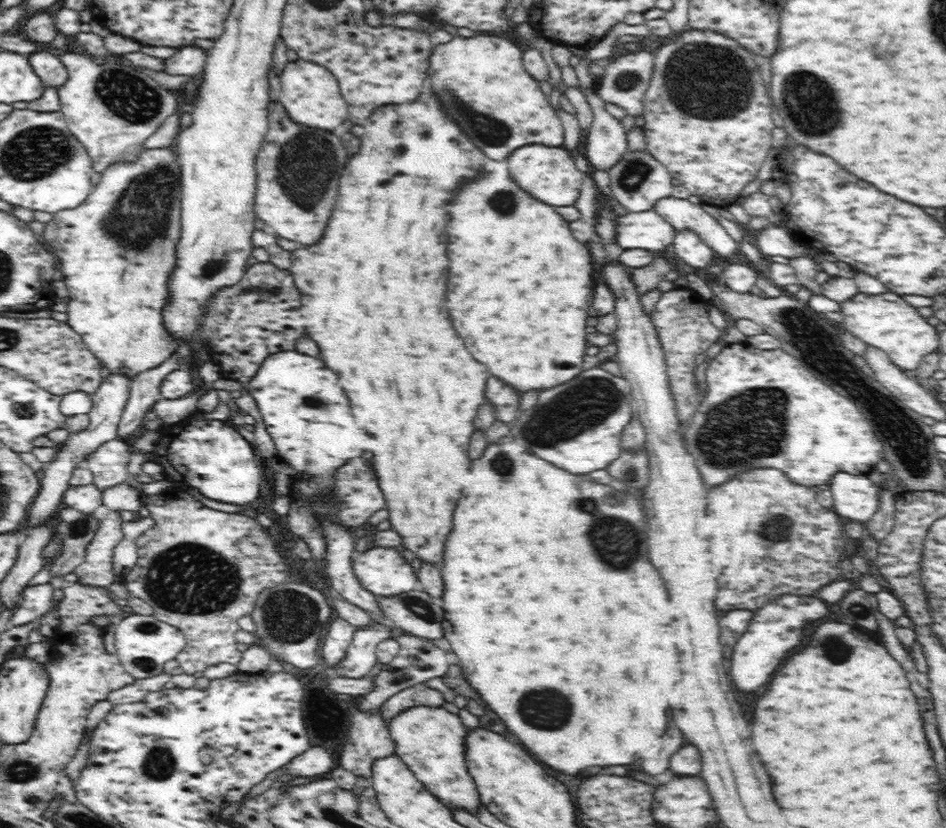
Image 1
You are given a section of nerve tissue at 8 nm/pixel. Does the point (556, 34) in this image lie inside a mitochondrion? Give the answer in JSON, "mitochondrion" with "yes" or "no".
{"mitochondrion":"no"}

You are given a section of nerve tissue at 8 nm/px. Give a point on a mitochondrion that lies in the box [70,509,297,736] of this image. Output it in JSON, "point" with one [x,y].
{"point":[191,576]}

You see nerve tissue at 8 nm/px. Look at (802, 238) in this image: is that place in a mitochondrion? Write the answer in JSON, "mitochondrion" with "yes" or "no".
{"mitochondrion":"no"}

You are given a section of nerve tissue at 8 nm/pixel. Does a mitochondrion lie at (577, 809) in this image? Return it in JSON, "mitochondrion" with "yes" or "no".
{"mitochondrion":"no"}

